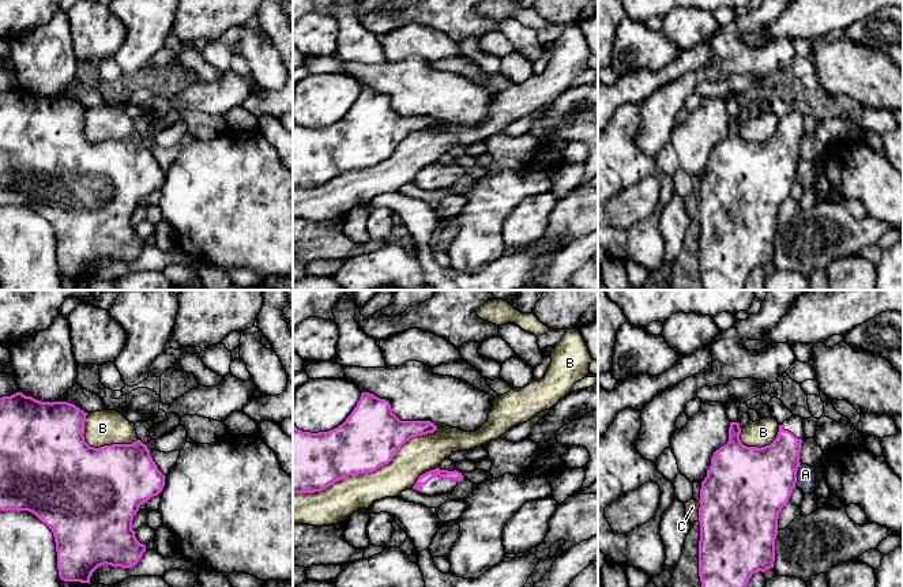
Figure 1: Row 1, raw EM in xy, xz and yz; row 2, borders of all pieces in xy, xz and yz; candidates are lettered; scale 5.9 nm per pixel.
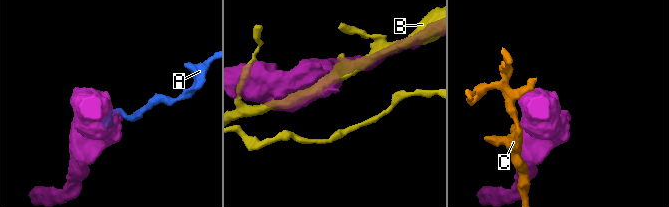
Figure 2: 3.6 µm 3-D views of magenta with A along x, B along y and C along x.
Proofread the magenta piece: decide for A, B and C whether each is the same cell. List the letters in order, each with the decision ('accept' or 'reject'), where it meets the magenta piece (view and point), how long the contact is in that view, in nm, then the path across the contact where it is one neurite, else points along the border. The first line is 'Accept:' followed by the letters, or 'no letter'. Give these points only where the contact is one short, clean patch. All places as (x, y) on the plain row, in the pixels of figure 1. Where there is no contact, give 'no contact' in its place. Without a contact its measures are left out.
Accept: no letter
A: reject; meets magenta in yz at (796, 169); contact 140 nm long
B: reject; meets magenta in xz at (367, 168); contact 950 nm long
C: reject; meets magenta in yz at (699, 206); contact 120 nm long

